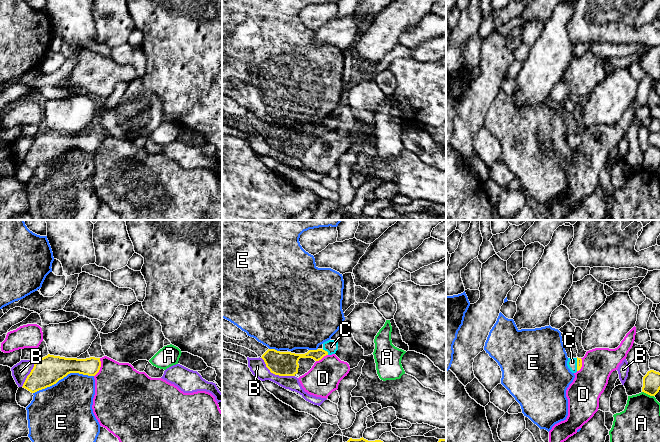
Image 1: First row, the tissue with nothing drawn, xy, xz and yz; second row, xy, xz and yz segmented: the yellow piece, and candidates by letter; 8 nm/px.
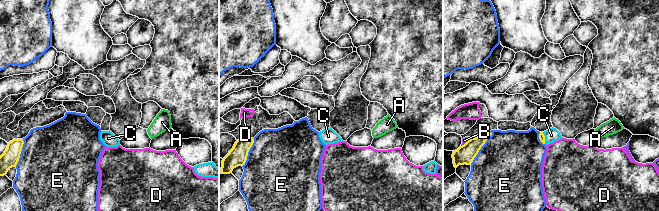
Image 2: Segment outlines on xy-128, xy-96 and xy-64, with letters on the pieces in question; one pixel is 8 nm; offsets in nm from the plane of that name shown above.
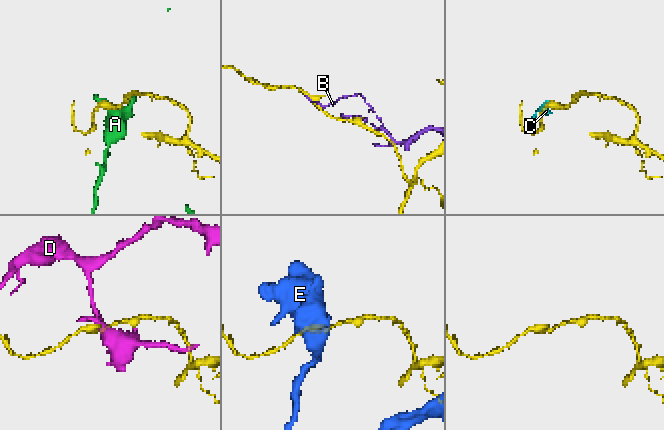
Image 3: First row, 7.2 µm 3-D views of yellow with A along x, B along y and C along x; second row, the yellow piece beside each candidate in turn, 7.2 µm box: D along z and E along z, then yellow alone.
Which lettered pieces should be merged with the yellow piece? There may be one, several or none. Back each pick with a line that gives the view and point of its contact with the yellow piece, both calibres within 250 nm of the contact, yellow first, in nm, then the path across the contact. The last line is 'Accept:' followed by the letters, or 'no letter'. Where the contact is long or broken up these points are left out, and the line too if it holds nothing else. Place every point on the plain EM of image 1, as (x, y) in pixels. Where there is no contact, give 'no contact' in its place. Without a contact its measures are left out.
C: xz (326, 127) | 90/110 nm | across xz (318, 130), (326, 127), (331, 122)
Accept: C

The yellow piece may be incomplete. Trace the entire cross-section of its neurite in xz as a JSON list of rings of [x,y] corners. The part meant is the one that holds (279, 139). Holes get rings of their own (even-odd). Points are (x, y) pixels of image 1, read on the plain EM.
[[[338,115],[328,116],[323,119],[322,125],[309,126],[305,130],[268,125],[261,134],[264,136],[266,143],[271,149],[279,152],[295,152],[298,149],[298,137],[300,134],[312,134],[315,137],[319,137],[326,131],[335,130],[337,126]]]

